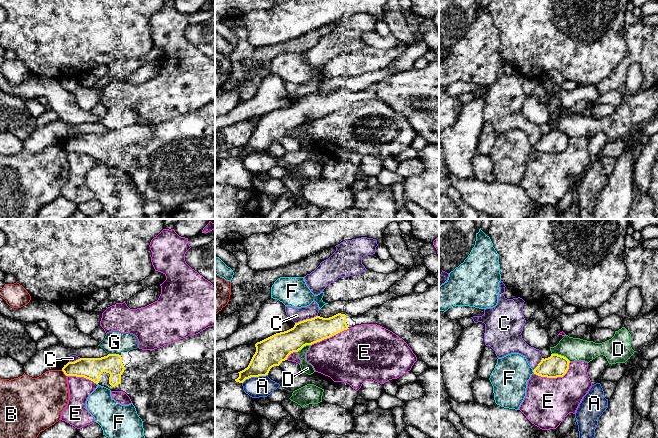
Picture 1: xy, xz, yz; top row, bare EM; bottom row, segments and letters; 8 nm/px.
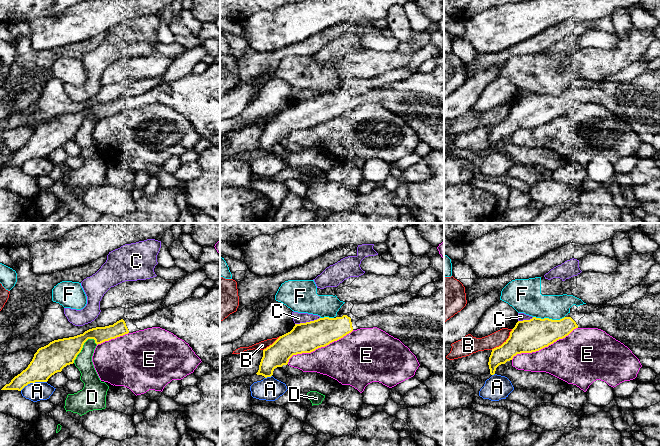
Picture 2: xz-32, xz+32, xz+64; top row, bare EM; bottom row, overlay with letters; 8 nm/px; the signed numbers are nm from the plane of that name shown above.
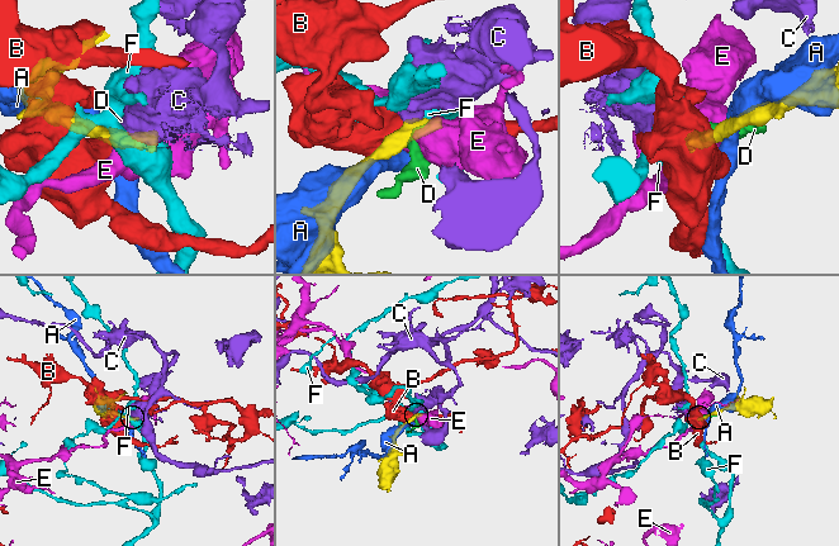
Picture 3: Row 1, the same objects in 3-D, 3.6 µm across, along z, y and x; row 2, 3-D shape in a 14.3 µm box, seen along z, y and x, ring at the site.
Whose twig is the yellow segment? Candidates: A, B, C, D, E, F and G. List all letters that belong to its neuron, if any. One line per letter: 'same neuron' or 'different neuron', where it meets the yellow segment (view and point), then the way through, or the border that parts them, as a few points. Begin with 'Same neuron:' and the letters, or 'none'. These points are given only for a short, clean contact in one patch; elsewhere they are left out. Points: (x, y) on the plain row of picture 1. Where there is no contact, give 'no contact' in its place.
Same neuron: none
A: different neuron; contact xz (254, 152)
B: different neuron; contact xy (64, 149); border xy (61, 146), (66, 152)
C: different neuron; contact xz (306, 95); border xz (317, 91), (295, 99)
D: different neuron; contact yz (560, 131); border yz (552, 129), (563, 131), (570, 137)
E: different neuron; contact yz (554, 153)
F: different neuron; contact yz (533, 147); border yz (532, 146), (534, 148)
G: different neuron; contact xy (112, 130); border xy (109, 129), (115, 130)

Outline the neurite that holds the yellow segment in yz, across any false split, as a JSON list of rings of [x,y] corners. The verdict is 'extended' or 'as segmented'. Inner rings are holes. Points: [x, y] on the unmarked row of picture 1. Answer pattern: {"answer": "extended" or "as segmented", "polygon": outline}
{"answer": "as segmented", "polygon": [[[551,130],[548,134],[542,134],[538,142],[533,146],[534,150],[547,153],[563,153],[569,145],[570,137],[561,131]]]}

